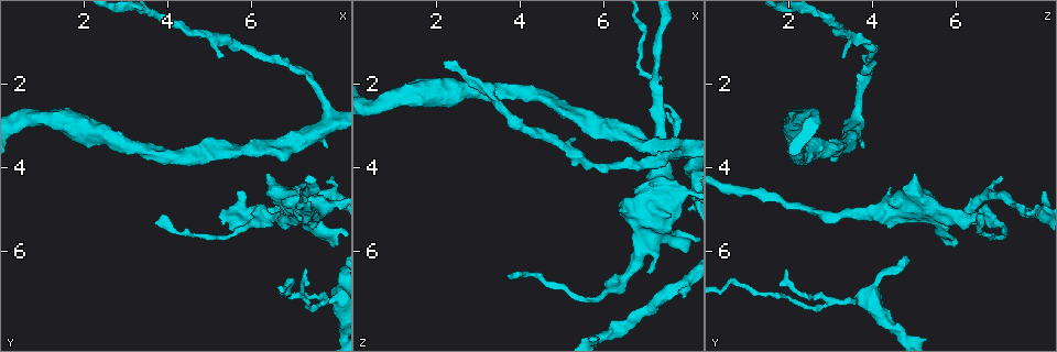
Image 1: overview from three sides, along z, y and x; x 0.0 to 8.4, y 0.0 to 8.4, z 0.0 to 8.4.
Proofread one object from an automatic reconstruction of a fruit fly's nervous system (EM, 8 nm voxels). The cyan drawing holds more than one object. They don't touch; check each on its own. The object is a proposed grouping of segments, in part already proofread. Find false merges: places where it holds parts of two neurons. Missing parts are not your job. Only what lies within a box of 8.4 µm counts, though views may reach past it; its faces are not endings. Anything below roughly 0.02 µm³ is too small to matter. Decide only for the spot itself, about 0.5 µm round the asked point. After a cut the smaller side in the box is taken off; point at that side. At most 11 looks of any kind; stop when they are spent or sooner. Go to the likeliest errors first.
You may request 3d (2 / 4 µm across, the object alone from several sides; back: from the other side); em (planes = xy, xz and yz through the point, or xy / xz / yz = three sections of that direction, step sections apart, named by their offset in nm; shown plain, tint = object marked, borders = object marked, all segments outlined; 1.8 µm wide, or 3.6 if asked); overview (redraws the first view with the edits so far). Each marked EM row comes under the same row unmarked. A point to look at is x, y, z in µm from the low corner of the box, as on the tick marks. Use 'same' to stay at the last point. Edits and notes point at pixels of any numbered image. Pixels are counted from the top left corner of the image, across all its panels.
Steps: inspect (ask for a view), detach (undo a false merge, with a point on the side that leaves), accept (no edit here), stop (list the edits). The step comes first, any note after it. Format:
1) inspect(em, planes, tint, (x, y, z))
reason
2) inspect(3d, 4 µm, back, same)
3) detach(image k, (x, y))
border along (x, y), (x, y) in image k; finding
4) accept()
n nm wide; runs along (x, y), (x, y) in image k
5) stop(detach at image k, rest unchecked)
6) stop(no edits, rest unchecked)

inspect(3d, 4 µm, (7.35, 4.85, 4.75))
four or more arms meet

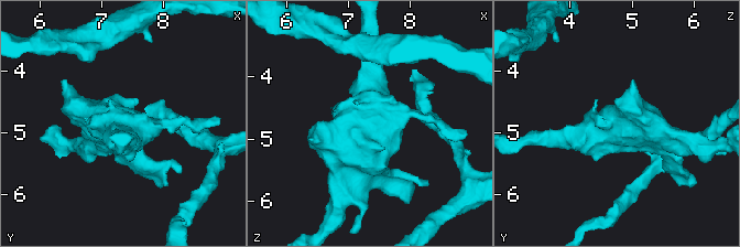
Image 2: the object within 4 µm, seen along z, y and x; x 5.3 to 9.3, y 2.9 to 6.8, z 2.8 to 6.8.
inspect(em, 3.6 µm, xz, step 16, tint, (7.35, 4.95, 4.70))
now the EM

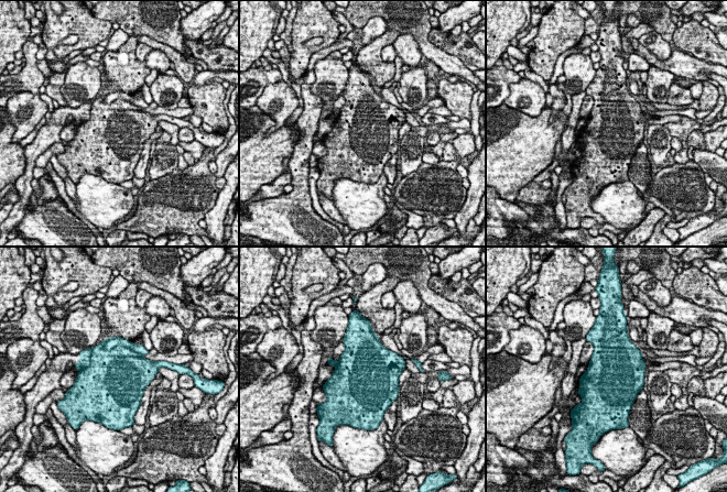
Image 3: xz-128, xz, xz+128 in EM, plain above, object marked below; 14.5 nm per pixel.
detach(image 3, (110, 342))
800 nm wide; border along (105, 340), (106, 349), (142, 354) in image 3; two neurons meet here

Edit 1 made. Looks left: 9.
inspect(overview)

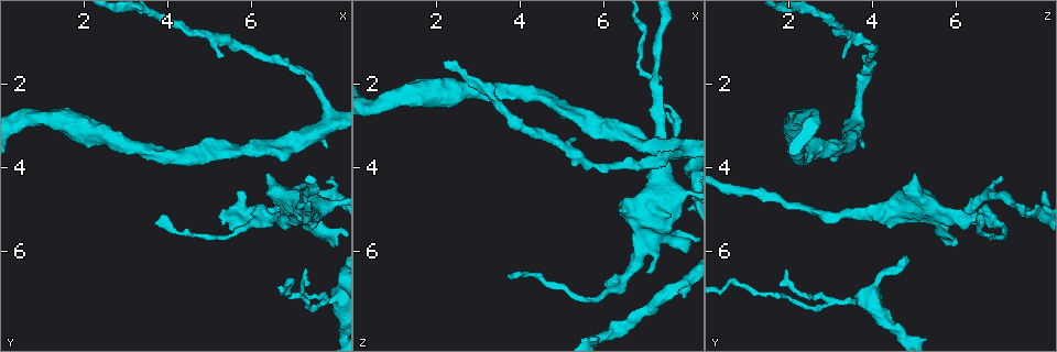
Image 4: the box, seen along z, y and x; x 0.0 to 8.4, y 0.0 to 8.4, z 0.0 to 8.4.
inspect(em, planes, tint, (7.90, 2.95, 3.65))
calibre changes

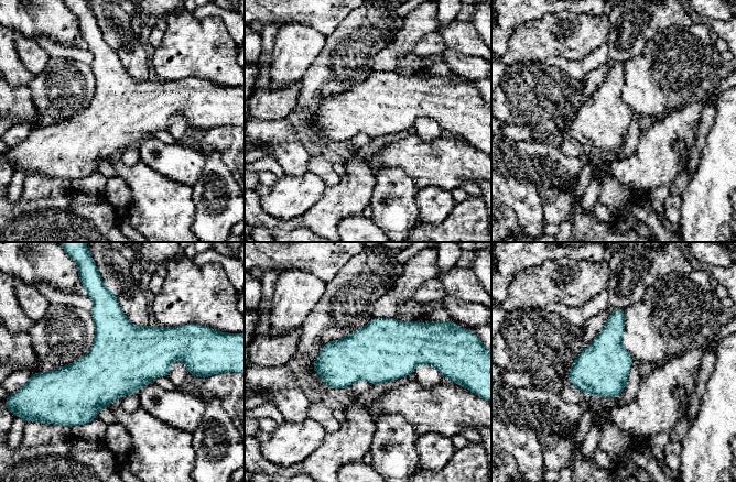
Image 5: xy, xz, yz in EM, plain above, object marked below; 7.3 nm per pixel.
accept()
continuous, no second neuron

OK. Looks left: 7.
inspect(em, xy, step 4, tint, (6.95, 6.75, 0.70))
abrupt turn

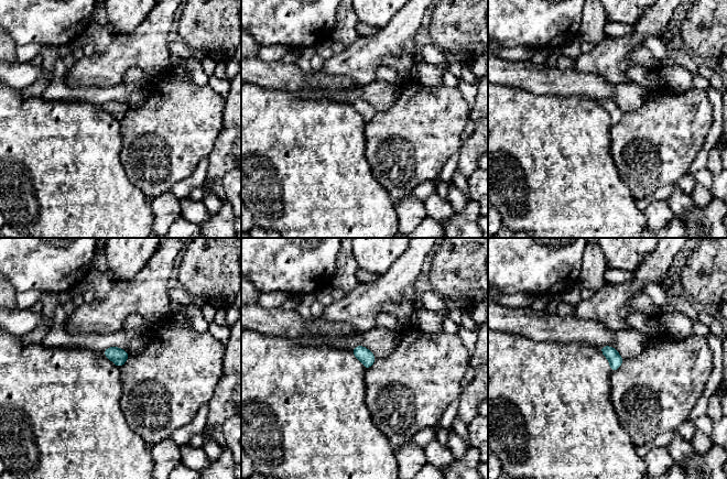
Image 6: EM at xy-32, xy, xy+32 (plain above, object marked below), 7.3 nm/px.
inspect(em, planes, tint, same)

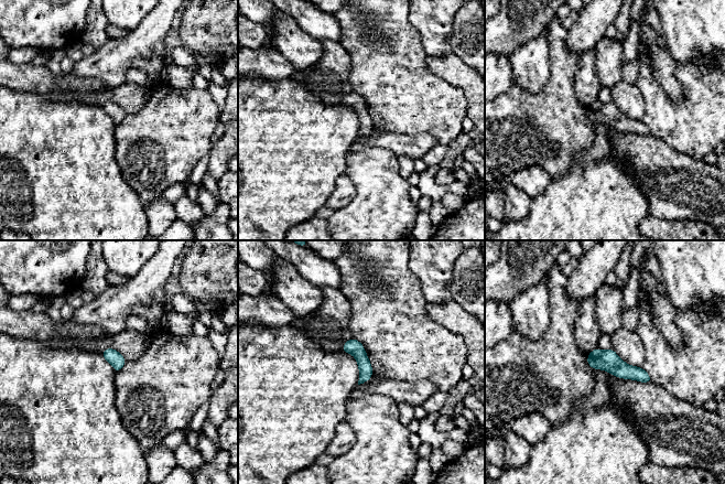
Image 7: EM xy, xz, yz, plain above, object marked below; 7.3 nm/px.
accept()
runs along (591, 356), (647, 379) in image 7; one neuron here

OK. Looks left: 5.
inspect(em, planes, borders, (7.90, 7.10, 3.60))
abrupt turn

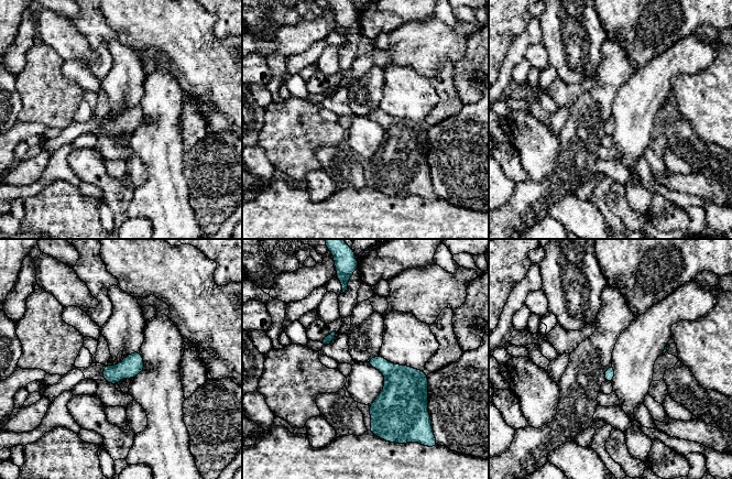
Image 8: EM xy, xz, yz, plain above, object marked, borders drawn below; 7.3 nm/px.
accept()
one neuron here

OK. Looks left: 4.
stop(detach at image 3, rest unchecked)

